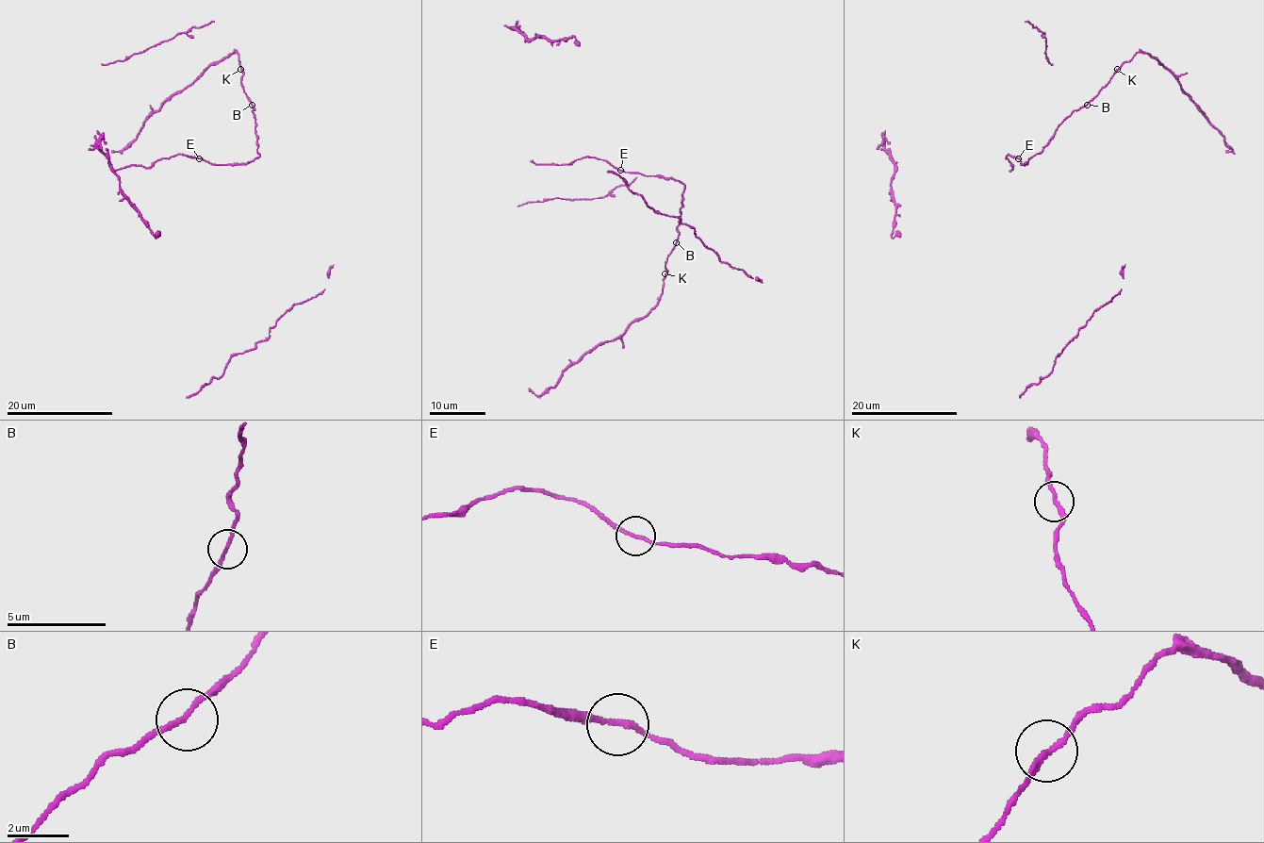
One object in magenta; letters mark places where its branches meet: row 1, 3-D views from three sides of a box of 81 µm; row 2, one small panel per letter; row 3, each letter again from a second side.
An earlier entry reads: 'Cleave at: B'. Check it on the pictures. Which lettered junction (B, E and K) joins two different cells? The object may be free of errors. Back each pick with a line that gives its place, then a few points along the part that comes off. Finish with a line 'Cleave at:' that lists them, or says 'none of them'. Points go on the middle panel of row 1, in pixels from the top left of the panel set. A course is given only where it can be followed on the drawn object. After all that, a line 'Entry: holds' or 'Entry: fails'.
Cleave at: none of them
Entry: fails

